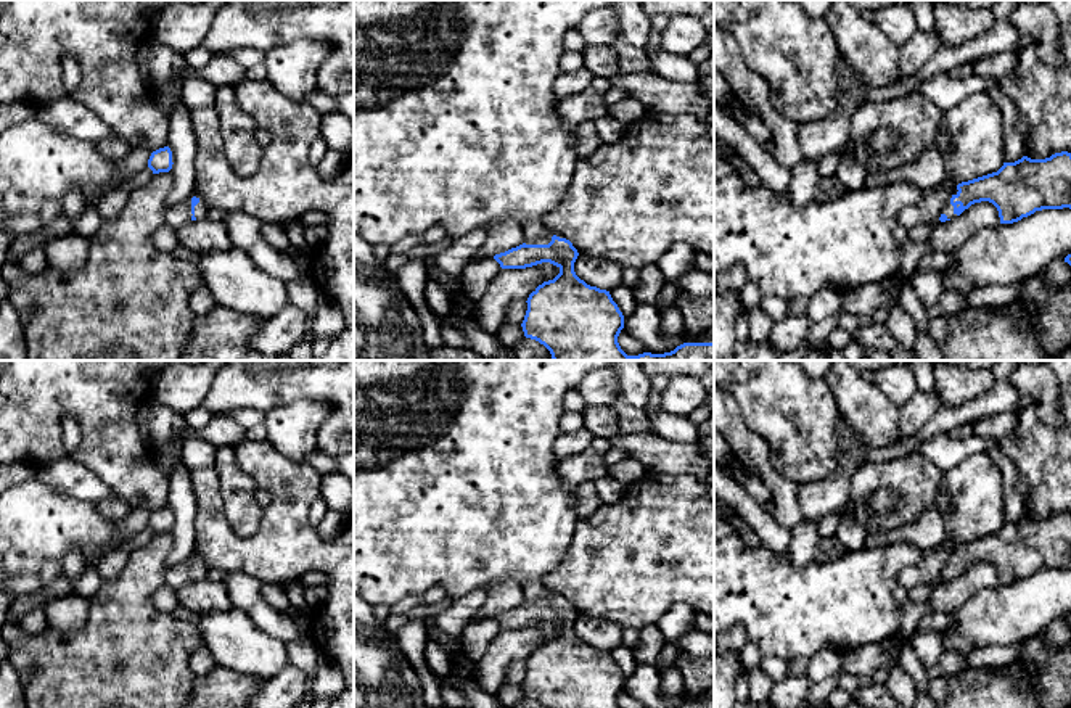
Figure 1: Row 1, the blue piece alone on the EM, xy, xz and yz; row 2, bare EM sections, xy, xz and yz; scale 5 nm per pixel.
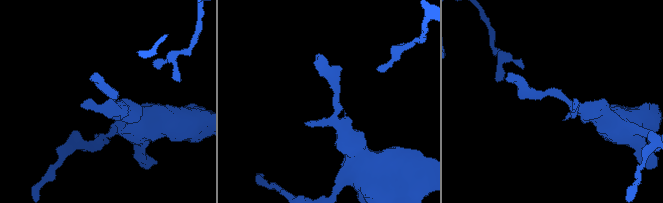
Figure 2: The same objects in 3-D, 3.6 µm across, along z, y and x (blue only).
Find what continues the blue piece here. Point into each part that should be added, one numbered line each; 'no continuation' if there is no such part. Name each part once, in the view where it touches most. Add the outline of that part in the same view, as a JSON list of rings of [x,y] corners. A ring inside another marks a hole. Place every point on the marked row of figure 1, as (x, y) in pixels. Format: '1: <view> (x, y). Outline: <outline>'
1: xy (176, 216). Outline: [[[191,195],[183,203],[164,208],[164,222],[170,225],[174,230],[178,230],[183,224],[191,222],[191,217],[204,219],[207,216],[209,208],[204,200],[198,195]]]

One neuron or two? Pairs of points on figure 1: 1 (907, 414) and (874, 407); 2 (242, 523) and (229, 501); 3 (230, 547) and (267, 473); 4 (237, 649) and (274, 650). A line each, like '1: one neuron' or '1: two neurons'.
1: two neurons
2: one neuron
3: one neuron
4: one neuron

